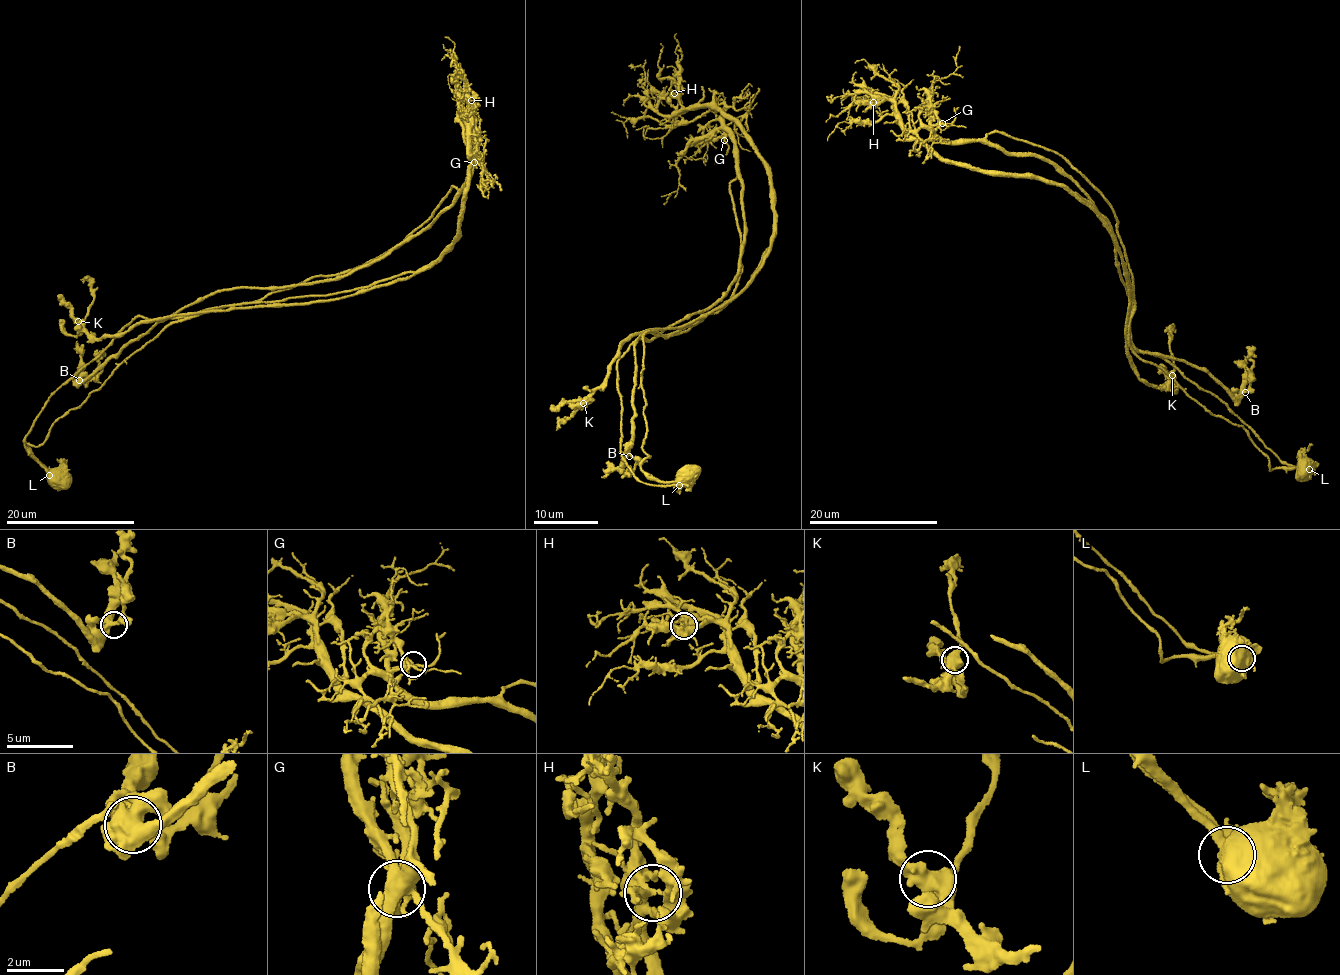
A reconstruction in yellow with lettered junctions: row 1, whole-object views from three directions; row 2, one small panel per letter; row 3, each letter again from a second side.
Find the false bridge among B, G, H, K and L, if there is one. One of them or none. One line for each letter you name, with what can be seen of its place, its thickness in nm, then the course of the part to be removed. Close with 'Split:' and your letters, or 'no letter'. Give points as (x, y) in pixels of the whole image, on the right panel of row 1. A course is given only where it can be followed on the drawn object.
L: (1309, 469) | 500 nm | (1309, 468), (1132, 350), (1131, 290), (1089, 206), (906, 133), (897, 84), (870, 65), (887, 69)
Split: L

